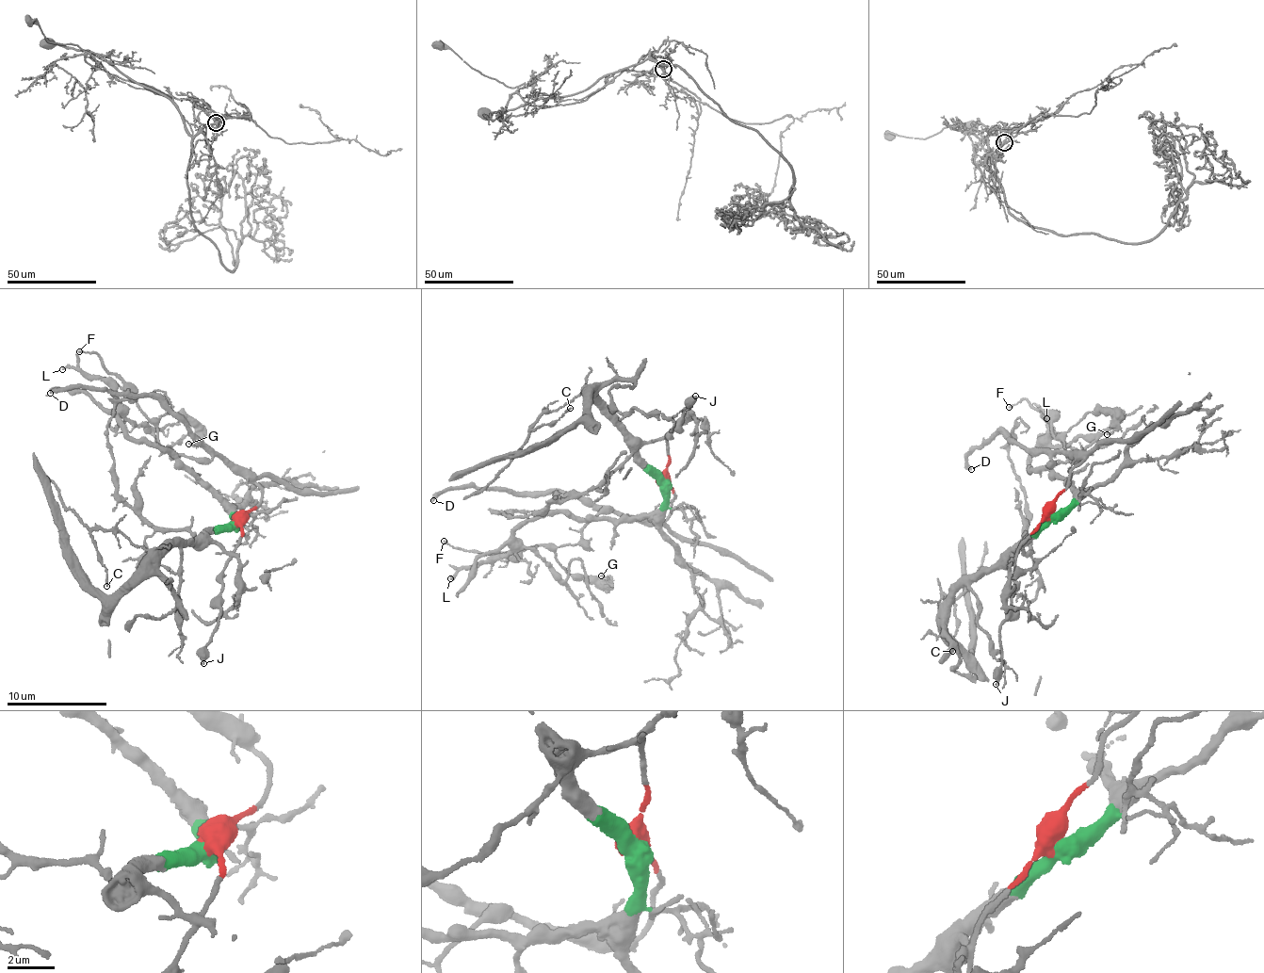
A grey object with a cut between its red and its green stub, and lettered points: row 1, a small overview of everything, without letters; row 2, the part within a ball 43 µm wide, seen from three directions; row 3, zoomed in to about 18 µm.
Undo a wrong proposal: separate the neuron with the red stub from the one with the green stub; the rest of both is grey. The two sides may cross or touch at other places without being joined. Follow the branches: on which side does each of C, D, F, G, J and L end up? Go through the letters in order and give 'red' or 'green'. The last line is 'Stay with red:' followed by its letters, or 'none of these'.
C: green
D: red
F: red
G: red
J: red
L: green
Stay with red: D, F, G, J

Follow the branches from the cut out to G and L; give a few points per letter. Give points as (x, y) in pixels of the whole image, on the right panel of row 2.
G: (1050, 515), (1081, 459), (1057, 452), (1051, 462), (1068, 457), (1063, 433), (1102, 409), (1114, 421), (1106, 433)
L: (1050, 515), (1074, 496), (1046, 469), (1027, 473), (1047, 427), (1047, 417), (1041, 417), (1046, 419)

